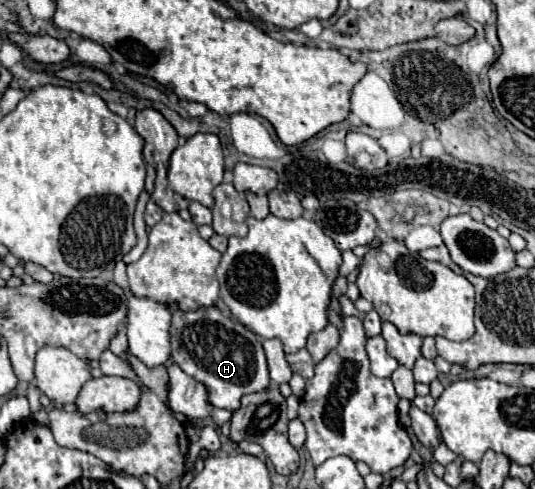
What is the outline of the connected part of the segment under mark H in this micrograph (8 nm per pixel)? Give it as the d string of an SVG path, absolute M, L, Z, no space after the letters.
M215 305L195 311L171 311L171 359L205 385L209 403L219 409L235 411L243 395L269 387L267 361L259 339L233 317L225 317Z

